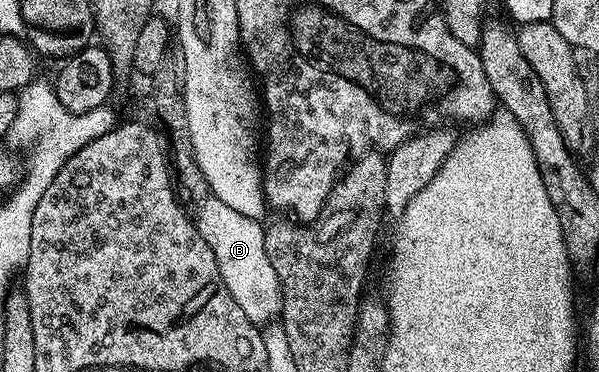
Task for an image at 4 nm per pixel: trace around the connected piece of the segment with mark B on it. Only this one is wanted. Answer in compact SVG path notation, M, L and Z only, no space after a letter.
M213 196L202 199L198 206L199 215L194 215L194 224L205 244L213 248L213 256L217 260L221 280L225 288L229 288L229 296L237 300L241 312L249 316L253 325L262 328L274 323L280 317L283 301L277 272L273 272L273 264L269 264L269 256L265 256L264 223L257 218L241 216L241 212L229 208L229 204L221 204L221 200Z

